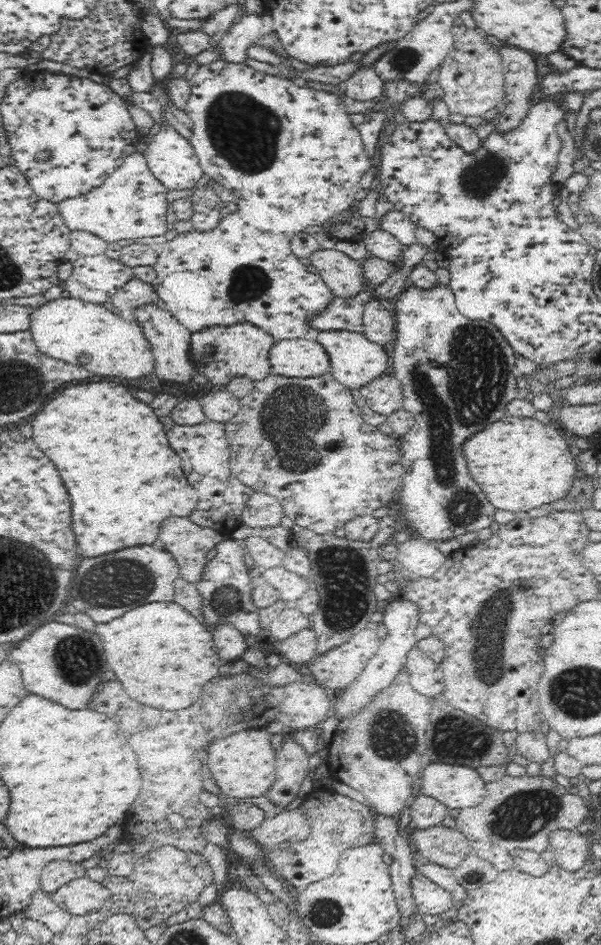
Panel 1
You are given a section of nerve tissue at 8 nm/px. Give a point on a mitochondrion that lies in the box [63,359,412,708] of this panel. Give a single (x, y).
(343, 571)

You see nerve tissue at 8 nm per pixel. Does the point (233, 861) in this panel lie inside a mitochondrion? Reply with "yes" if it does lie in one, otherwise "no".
no

